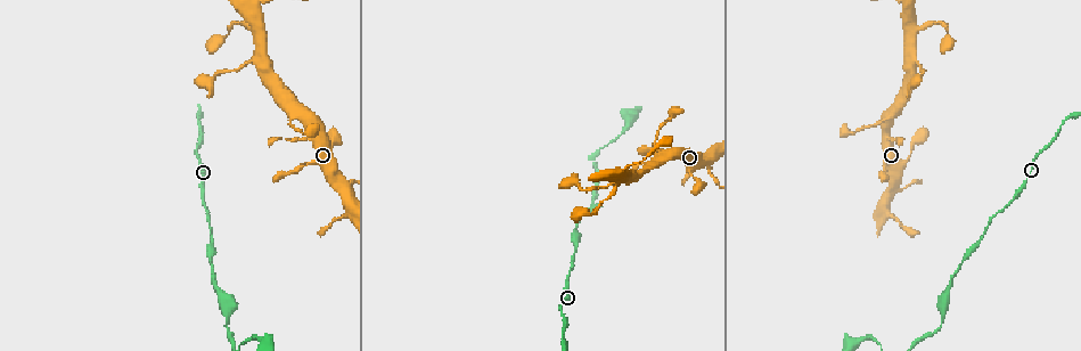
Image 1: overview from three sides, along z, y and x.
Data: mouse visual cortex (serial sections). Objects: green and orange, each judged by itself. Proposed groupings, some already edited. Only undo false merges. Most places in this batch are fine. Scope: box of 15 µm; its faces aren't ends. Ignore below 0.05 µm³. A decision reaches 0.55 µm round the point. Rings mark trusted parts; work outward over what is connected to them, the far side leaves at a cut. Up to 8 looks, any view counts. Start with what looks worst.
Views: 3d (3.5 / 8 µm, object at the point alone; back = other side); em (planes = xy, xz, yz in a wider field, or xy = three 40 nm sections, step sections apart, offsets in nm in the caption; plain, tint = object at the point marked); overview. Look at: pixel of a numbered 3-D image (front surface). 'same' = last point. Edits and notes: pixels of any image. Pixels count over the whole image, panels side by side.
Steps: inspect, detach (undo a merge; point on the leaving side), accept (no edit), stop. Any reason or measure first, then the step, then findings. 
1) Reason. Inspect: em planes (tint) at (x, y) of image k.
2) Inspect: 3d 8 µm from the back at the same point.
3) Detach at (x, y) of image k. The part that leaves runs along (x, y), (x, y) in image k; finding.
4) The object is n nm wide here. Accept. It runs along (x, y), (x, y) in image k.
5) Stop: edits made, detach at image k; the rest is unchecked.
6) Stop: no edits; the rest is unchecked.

Small branch off a trunk. Inspect: 3d 8 µm at (342, 189) of image 1.

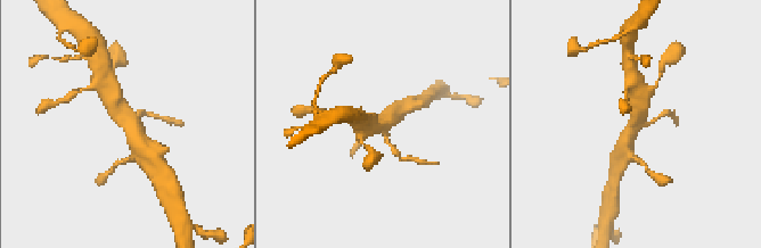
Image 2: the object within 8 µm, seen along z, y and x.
Inspect: 3d 3.5 µm at (128, 122) of image 2.

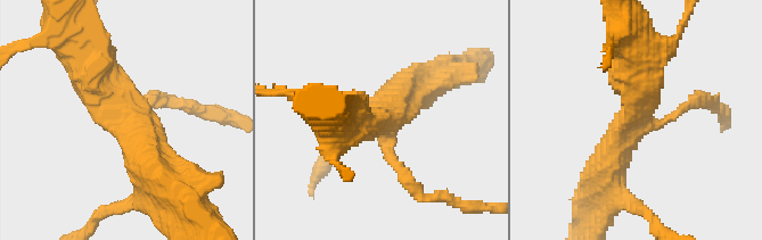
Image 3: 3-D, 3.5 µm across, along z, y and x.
Inspect: em xy step 2 (tint) at (385, 119) of image 3.

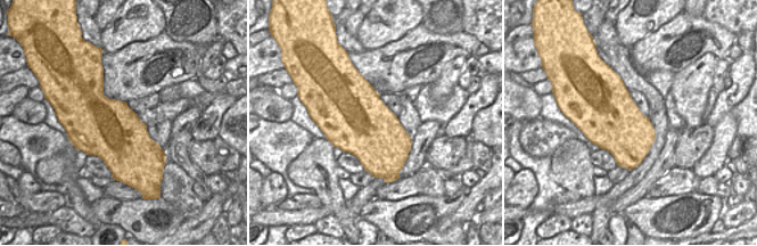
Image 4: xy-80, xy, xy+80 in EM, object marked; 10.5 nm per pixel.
Accept. It runs along (83, 54), (153, 179) in image 3; all the same cell.

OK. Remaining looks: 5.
A fork. Inspect: 3d 3.5 µm from the back at (891, 115) of image 1.

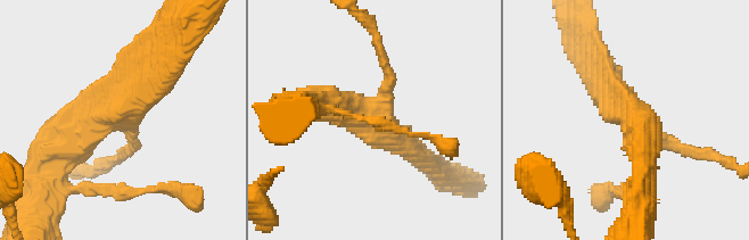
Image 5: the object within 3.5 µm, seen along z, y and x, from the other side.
3 arms meet here; the arms are 150, 400, 400 nm wide. Inspect: em planes (tint) at (102, 117) of image 5.

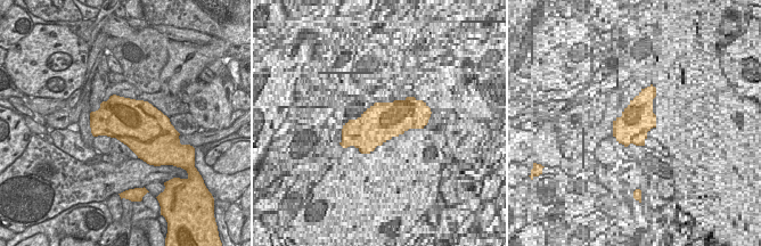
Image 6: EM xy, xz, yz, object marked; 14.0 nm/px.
Accept. One cell here.

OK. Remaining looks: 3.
Thin neck. Inspect: 3d 3.5 µm from the back at (601, 186) of image 1.

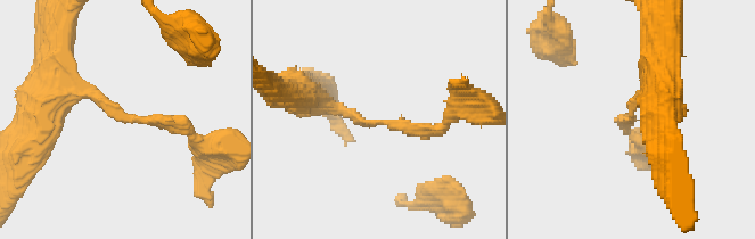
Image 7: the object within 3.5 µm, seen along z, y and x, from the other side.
The arms are 200, 250 nm wide; shape alone is not enough. Inspect: em xy step 1 (tint) at (630, 108) of image 7.

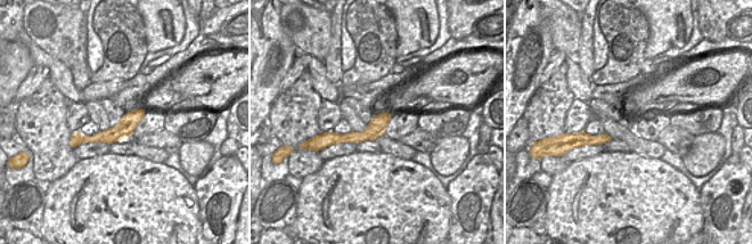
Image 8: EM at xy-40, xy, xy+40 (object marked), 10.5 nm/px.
The object is 190 nm wide here. Accept. It runs along (141, 112), (116, 133), (76, 141) in image 8; continuous, no second cell.

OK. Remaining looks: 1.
Stop: no edits; the rest is unchecked.

